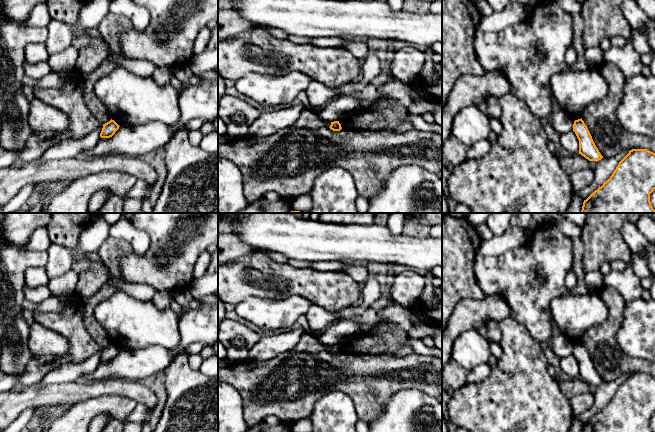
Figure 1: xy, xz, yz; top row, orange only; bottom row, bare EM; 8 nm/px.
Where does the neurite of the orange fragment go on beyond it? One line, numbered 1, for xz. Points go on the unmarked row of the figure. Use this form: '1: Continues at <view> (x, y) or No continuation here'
1: No continuation here

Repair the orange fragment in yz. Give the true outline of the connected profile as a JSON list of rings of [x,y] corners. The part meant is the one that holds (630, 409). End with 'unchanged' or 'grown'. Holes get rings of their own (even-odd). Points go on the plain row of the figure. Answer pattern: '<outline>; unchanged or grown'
[[[632,373],[603,407],[583,426],[582,432],[653,432],[650,418],[655,413],[655,377]]]; unchanged

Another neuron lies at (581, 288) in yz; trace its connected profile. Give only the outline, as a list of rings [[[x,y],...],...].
[[[571,236],[573,245],[573,271],[577,277],[577,285],[571,290],[574,295],[584,295],[589,292],[585,283],[585,271],[583,269],[584,245],[580,236]]]

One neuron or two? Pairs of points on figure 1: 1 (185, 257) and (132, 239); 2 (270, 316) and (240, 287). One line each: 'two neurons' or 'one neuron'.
1: two neurons
2: two neurons

